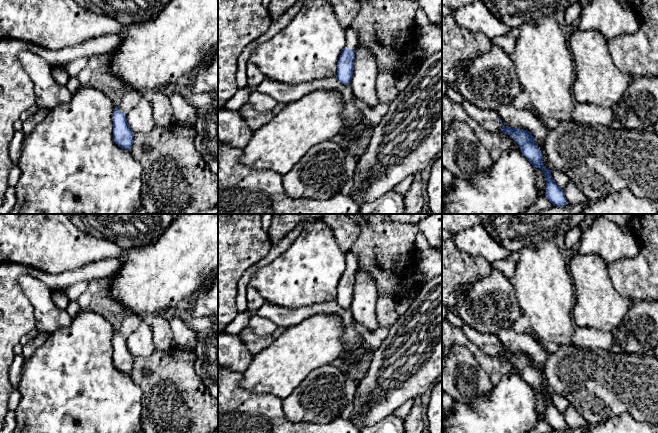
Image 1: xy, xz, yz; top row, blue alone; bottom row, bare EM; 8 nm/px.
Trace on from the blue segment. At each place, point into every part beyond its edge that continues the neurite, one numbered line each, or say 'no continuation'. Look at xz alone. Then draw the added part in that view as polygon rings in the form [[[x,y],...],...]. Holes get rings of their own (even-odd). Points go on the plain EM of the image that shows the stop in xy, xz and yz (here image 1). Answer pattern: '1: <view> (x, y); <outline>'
1: xz (351, 261); [[[351,251],[347,252],[345,271],[356,275],[357,265],[358,265],[358,260],[357,260],[356,256]]]

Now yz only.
1: yz (488, 343); [[[463,325],[461,329],[469,341],[480,348],[485,354],[491,356],[502,356],[503,350],[496,335],[478,332],[467,325]]]

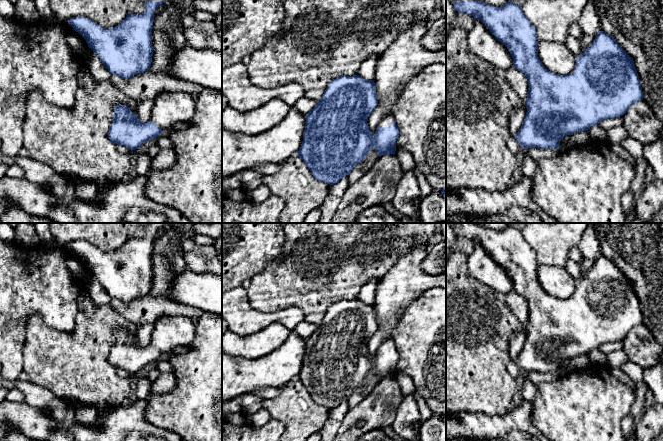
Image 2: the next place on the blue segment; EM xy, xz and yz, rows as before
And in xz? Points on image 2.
1: xz (386, 345); [[[385,339],[382,344],[379,346],[379,351],[389,351],[392,349],[392,339]]]

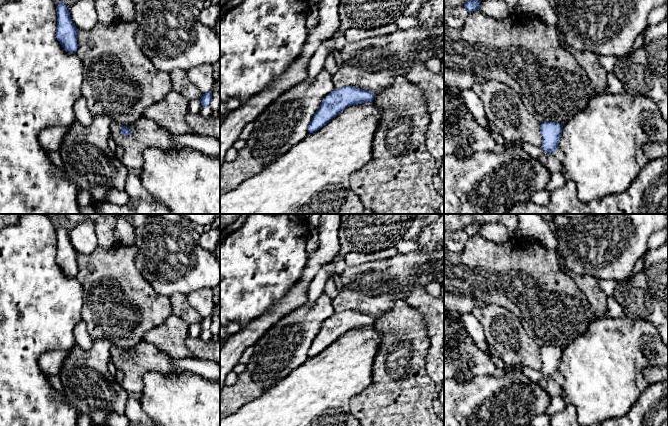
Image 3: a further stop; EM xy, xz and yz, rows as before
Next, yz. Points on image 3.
1: yz (537, 376); [[[522,367],[521,369],[515,369],[515,371],[520,372],[521,374],[526,376],[530,380],[534,382],[538,382],[538,383],[542,382],[545,378],[545,376],[543,375],[541,371],[536,371],[531,368],[527,368],[527,367]]]

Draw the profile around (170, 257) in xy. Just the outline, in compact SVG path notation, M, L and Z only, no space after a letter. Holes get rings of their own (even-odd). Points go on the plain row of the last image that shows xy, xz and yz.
M151 214L146 223L136 227L133 244L138 248L138 252L135 264L158 294L171 296L174 293L180 293L187 296L189 293L203 288L212 290L220 283L220 263L213 252L202 247L200 237L199 225L180 214Z

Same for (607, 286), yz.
M598 280L598 285L600 289L607 295L607 296L613 296L615 289L617 287L619 282L611 281L611 280Z

